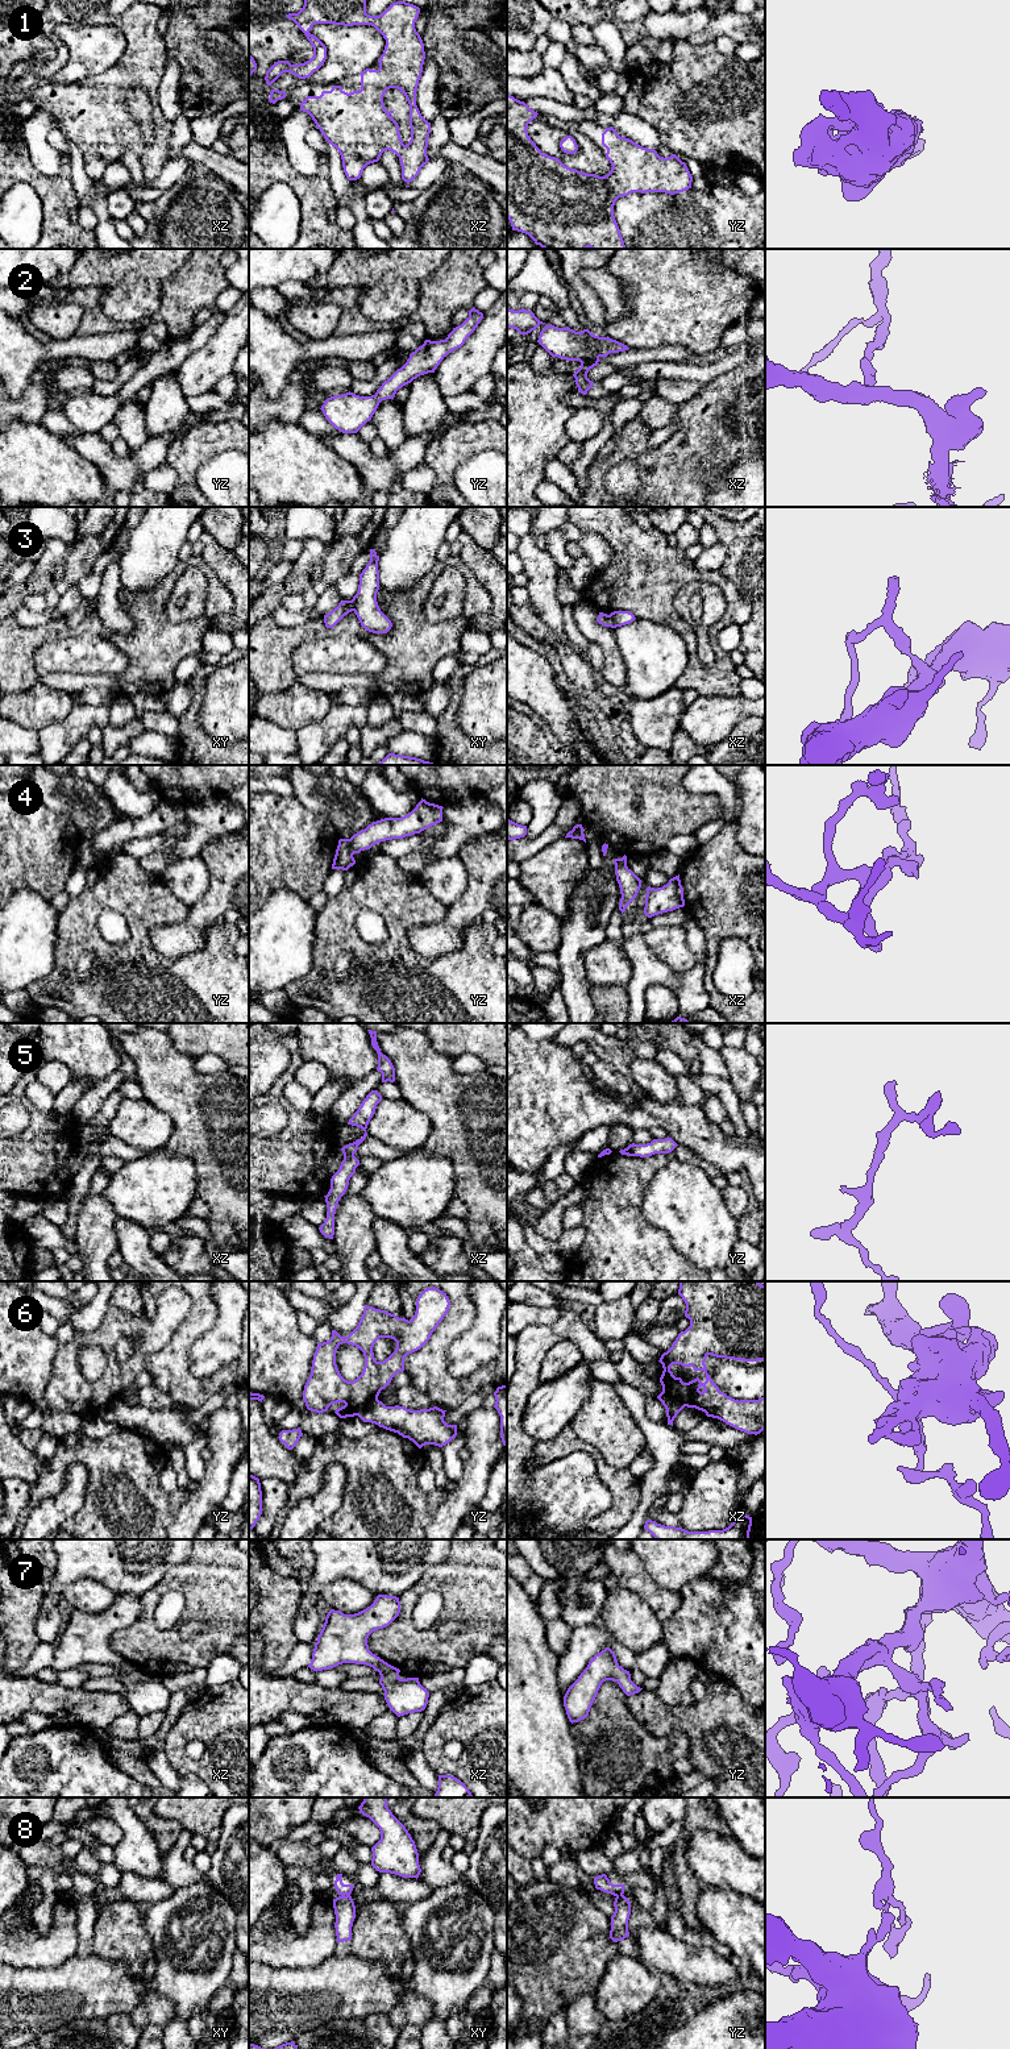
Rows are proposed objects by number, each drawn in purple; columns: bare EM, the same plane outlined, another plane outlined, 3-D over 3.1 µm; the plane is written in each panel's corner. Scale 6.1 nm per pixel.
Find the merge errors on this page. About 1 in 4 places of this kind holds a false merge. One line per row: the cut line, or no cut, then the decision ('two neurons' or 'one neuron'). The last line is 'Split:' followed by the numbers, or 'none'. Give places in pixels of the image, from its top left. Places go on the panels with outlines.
1: no cut; one neuron
2: no cut; one neuron
3: cut in xz along (609, 615), (614, 627); two neurons
4: no cut; one neuron
5: no cut; one neuron
6: cut in yz along (377, 1397), (370, 1400), (356, 1414); two neurons
7: no cut; one neuron
8: cut in yz along (622, 1894), (616, 1896); two neurons
Split: 3, 6, 8

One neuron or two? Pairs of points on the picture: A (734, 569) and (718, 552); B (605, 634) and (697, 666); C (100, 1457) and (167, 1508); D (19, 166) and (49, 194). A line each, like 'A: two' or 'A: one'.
A: two
B: two
C: one
D: one

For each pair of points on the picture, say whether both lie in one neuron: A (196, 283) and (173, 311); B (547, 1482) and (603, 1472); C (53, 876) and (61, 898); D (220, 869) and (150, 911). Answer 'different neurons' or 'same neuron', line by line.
A: same neuron
B: different neurons
C: different neurons
D: different neurons

